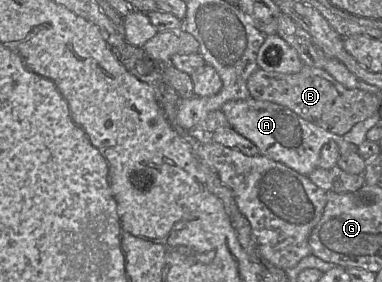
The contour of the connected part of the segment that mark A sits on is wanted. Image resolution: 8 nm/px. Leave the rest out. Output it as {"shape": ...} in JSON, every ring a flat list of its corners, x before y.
{"shape":[[250,97,245,100,231,100,224,103,221,111,227,117,231,127,254,143,260,154,285,164,296,172,307,176,319,167,322,147,334,141,340,154,358,152,358,146,346,142,343,136,331,133,298,116,292,110,269,101]]}

